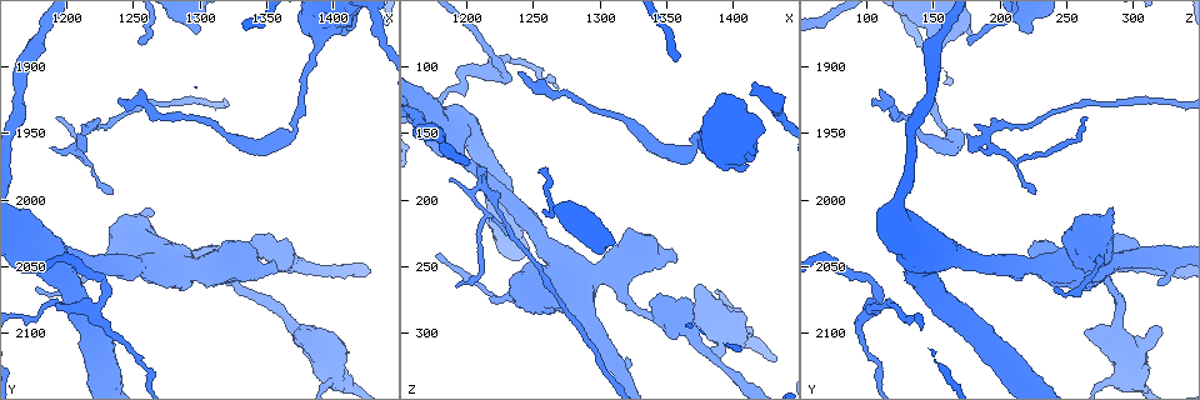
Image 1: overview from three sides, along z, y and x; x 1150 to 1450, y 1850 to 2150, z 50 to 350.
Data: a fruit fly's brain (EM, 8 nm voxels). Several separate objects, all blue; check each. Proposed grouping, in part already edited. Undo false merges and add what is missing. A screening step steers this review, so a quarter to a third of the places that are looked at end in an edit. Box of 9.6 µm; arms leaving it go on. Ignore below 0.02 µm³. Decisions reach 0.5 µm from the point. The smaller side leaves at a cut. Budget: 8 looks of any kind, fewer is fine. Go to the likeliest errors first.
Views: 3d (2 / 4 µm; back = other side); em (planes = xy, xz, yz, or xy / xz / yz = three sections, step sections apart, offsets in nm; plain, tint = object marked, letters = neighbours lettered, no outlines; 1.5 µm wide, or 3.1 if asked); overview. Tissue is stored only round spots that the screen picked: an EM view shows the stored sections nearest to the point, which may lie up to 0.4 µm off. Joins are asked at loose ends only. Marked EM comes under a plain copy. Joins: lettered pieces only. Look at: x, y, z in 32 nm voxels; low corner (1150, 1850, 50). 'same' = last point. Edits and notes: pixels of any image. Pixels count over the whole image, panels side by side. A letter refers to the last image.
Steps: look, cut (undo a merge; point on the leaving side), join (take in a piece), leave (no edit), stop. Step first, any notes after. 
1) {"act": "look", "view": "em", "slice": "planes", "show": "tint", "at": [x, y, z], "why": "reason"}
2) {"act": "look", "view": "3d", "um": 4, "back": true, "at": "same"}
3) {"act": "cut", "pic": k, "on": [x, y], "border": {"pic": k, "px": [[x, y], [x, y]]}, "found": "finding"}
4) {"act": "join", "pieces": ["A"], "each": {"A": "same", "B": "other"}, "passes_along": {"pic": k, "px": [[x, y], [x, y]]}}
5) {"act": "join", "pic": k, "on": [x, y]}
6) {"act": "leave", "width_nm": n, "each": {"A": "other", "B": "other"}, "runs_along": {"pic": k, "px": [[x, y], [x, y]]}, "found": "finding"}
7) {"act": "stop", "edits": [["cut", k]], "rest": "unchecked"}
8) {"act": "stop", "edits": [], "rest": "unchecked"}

{"act": "look", "view": "3d", "um": 4, "at": [1342, 2030, 274], "why": "branch stops here"}

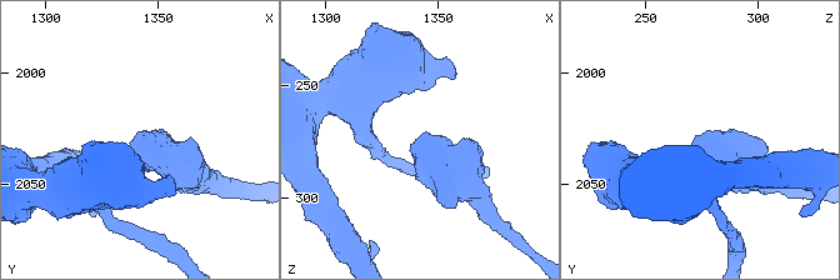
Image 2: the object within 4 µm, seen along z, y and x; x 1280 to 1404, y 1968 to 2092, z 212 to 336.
{"act": "look", "view": "em", "slice": "planes", "show": "letters", "at": [1343, 2030, 272]}

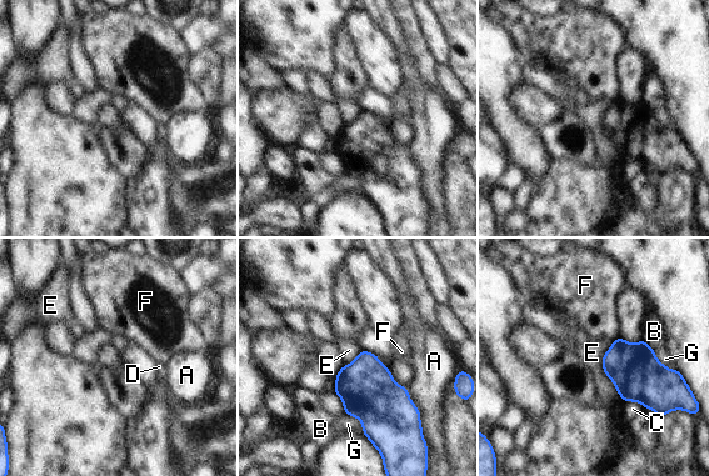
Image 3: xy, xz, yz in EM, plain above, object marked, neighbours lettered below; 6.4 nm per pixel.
{"act": "leave", "each": {"A": "other", "B": "other", "C": "other", "D": "other", "E": "other", "F": "other", "G": "other"}, "border": {"pic": 3, "px": [[612, 341], [602, 369], [620, 396]]}, "found": "no lettered piece goes on from it"}

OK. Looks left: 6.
{"act": "look", "view": "em", "slice": "planes", "show": "tint", "at": [1234, 1996, 226], "why": "an open end"}

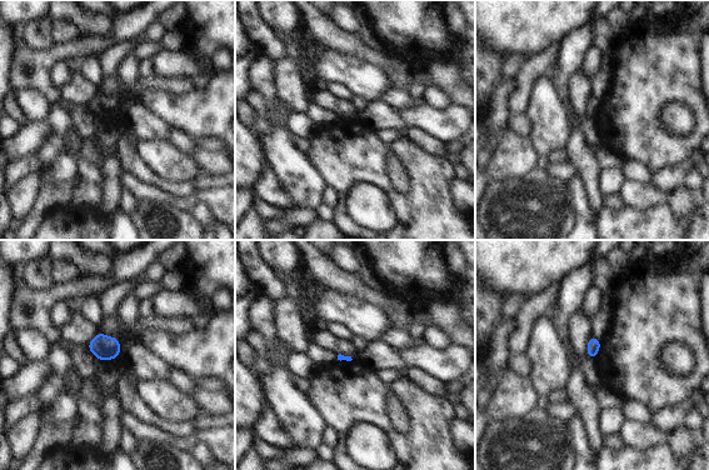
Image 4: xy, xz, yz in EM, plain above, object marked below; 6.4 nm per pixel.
{"act": "look", "view": "em", "slice": "planes", "show": "letters", "at": "same"}

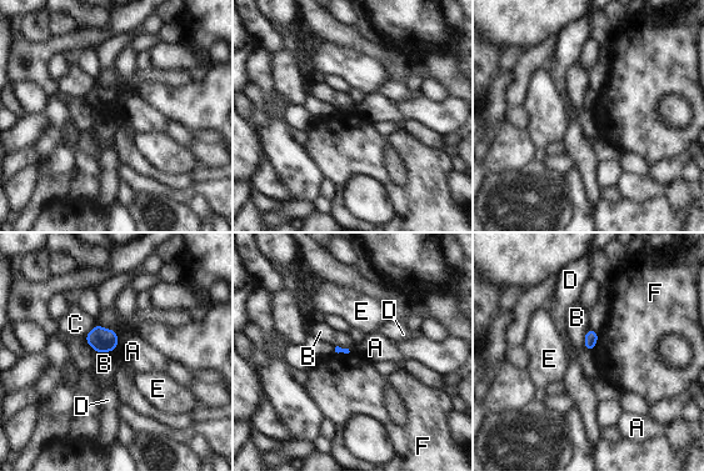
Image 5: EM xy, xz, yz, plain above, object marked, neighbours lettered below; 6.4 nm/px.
{"act": "leave", "each": {"A": "other", "B": "other", "C": "other", "D": "other", "E": "other", "F": "other"}, "border": {"pic": 5, "px": [[589, 327], [584, 346], [592, 351]]}, "found": "none of them fits"}

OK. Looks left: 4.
{"act": "look", "view": "em", "slice": "yz", "step": 8, "show": "tint", "at": [1216, 2084, 104], "why": "arms part here"}

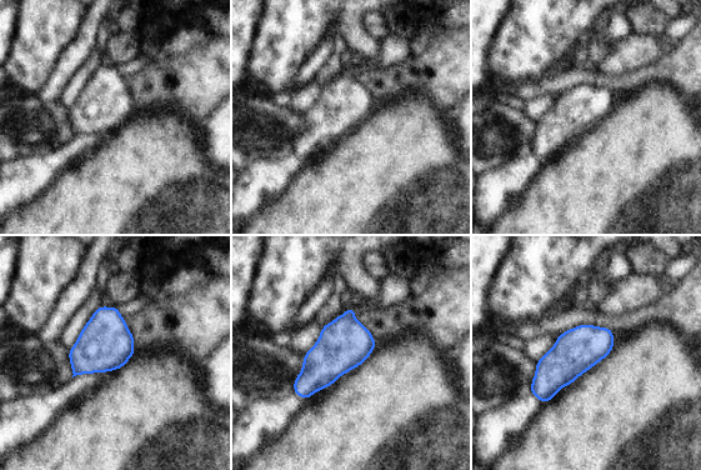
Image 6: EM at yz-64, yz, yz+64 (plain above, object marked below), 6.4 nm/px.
{"act": "look", "view": "em", "slice": "planes", "show": "letters", "at": "same", "why": "cut it another way"}

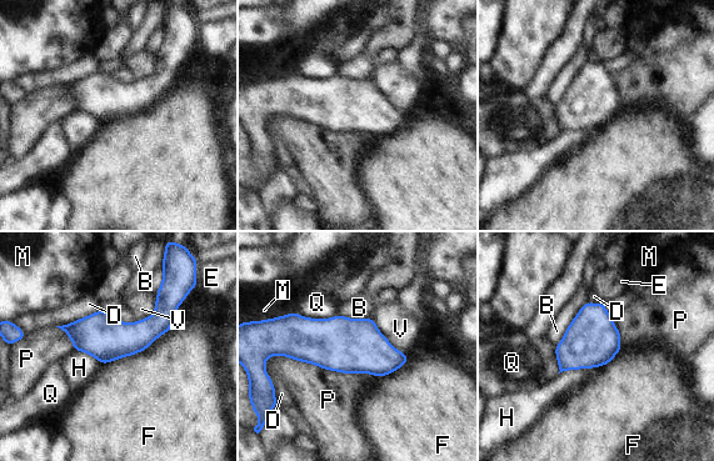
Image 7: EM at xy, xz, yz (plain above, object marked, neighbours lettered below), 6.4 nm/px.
{"act": "leave", "width_nm": 280, "each": {"B": "other", "D": "other", "E": "other", "F": "other", "H": "other", "M": "other", "P": "other", "Q": "other", "V": "other"}, "border": {"pic": 7, "px": [[593, 367], [568, 369], [559, 374]]}, "found": "one cell here"}

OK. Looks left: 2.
{"act": "stop", "edits": [], "rest": "unchecked"}

